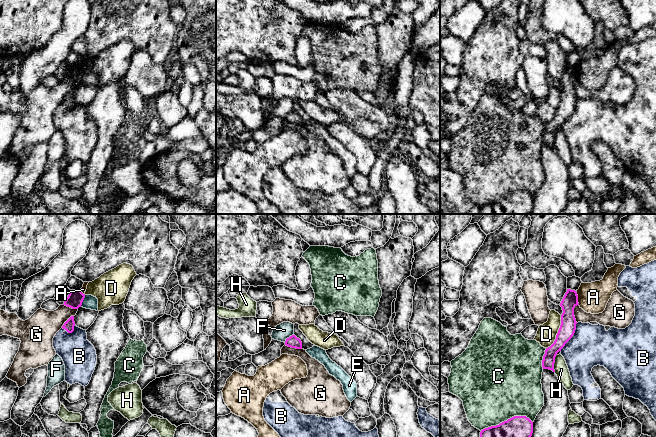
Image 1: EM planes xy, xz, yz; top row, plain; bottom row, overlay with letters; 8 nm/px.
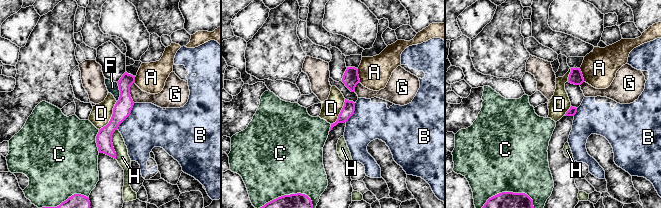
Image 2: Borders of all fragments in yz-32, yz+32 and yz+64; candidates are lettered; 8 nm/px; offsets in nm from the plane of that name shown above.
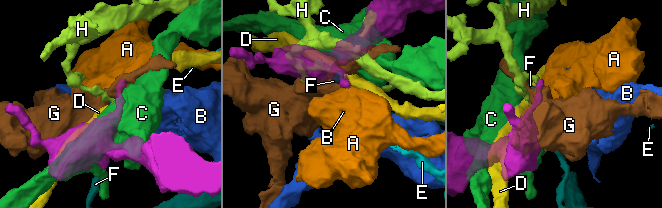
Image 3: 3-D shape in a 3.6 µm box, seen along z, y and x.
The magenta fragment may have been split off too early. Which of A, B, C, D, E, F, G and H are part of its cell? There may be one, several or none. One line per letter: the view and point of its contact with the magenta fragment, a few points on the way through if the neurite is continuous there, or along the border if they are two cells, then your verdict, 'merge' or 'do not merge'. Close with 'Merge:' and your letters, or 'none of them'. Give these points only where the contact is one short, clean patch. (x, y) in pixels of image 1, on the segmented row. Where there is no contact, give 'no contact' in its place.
A: contact yz (577, 298); border yz (576, 292), (579, 304); do not merge
B: contact yz (571, 337); border yz (577, 323), (574, 334), (560, 350); do not merge
C: contact yz (507, 420); do not merge
D: contact yz (558, 332); do not merge
E: contact xy (82, 301); border xy (85, 295), (80, 306); do not merge
F: contact xz (289, 337); border xz (293, 334), (284, 342); do not merge
G: contact yz (573, 313); border yz (578, 304), (574, 308), (574, 318), (577, 322); do not merge
H: contact yz (554, 362); border yz (556, 354), (554, 371); do not merge
Merge: none of them

